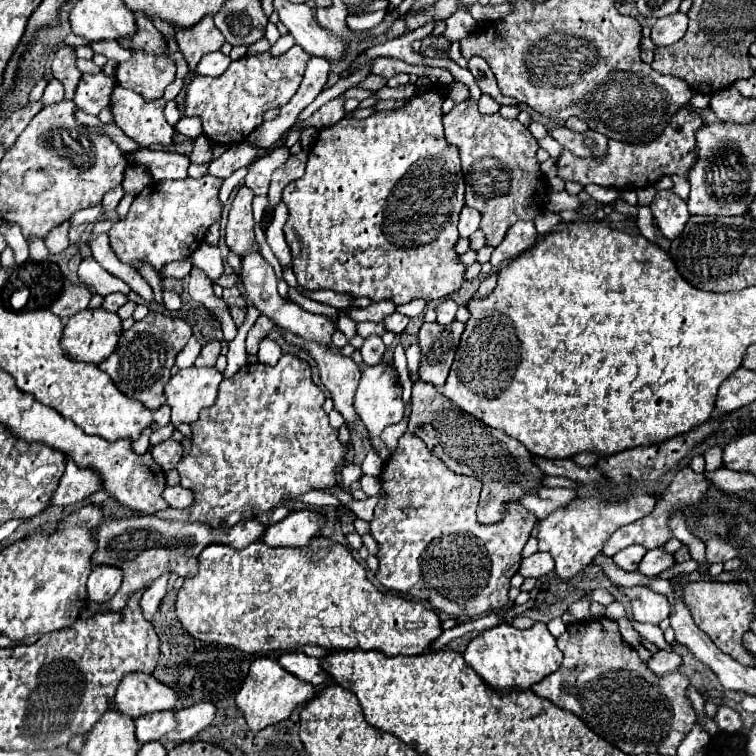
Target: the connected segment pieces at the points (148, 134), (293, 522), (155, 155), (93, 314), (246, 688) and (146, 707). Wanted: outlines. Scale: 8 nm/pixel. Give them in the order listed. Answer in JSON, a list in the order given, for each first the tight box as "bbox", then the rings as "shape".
[{"bbox":[110,85,174,147],"shape":[[[114,85],[110,93],[110,109],[114,123],[140,147],[150,147],[156,143],[170,145],[174,127],[164,119],[166,99],[144,101],[138,93]]]},{"bbox":[264,511,326,547],"shape":[[[292,511],[286,519],[282,519],[280,523],[268,525],[268,533],[264,533],[264,543],[270,547],[304,547],[310,543],[312,537],[316,537],[326,525],[326,517],[316,513],[316,511]]]},{"bbox":[124,149,190,181],"shape":[[[138,149],[124,153],[126,161],[132,165],[144,165],[154,181],[166,181],[166,179],[184,179],[186,169],[190,165],[186,155],[172,153],[172,151],[152,151],[152,149]]]},{"bbox":[62,309,122,363],"shape":[[[84,309],[66,321],[62,333],[62,349],[68,357],[102,363],[118,345],[122,319],[106,309]]]},{"bbox":[236,657,316,731],"shape":[[[258,657],[250,665],[250,673],[248,673],[242,689],[236,695],[236,705],[242,711],[250,731],[260,731],[268,725],[276,725],[276,723],[288,719],[294,707],[310,701],[314,695],[316,695],[316,689],[310,683],[300,681],[296,675],[284,671],[284,667],[278,663],[278,659]]]},{"bbox":[114,673,176,719],"shape":[[[128,673],[114,695],[114,705],[124,715],[136,719],[144,713],[176,709],[176,693],[146,673]]]}]

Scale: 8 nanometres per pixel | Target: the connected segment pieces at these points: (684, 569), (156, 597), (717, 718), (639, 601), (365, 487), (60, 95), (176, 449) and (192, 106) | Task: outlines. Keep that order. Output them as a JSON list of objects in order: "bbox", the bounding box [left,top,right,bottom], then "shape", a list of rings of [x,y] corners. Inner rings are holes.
[{"bbox":[657,559,699,580],"shape":[[[690,559],[688,561],[678,563],[678,565],[675,565],[674,567],[665,570],[657,577],[669,580],[670,577],[673,577],[674,575],[679,575],[682,573],[691,573],[692,571],[696,570],[699,570],[698,564],[694,560]]]},{"bbox":[140,573,170,621],"shape":[[[164,573],[164,577],[158,577],[158,579],[144,591],[144,595],[142,595],[142,599],[140,599],[140,607],[142,607],[144,617],[146,617],[148,621],[152,619],[152,615],[156,613],[160,601],[162,601],[164,595],[166,595],[168,577],[170,577],[170,573]]]},{"bbox":[714,705,742,733],"shape":[[[718,705],[718,711],[714,715],[714,723],[726,733],[736,733],[742,727],[740,715],[734,709],[730,709],[728,705]]]},{"bbox":[626,587,670,625],"shape":[[[632,587],[626,593],[632,599],[632,615],[636,621],[660,625],[660,621],[668,619],[670,601],[666,595],[654,593],[650,587]]]},{"bbox":[359,475,380,497],"shape":[[[363,475],[361,479],[359,480],[361,489],[368,497],[372,497],[374,495],[377,495],[379,489],[380,489],[380,483],[379,480],[373,479],[371,476]]]},{"bbox":[42,79,64,107],"shape":[[[56,79],[49,80],[42,95],[43,107],[58,103],[64,99],[63,85]]]},{"bbox":[152,439,184,471],"shape":[[[174,439],[162,441],[162,443],[158,443],[158,445],[152,447],[152,457],[154,457],[154,461],[156,461],[164,471],[174,469],[176,463],[180,461],[182,453],[184,453],[182,445],[180,445],[178,441],[174,441]]]},{"bbox":[186,45,308,145],"shape":[[[294,45],[280,57],[272,57],[268,51],[260,55],[244,55],[238,61],[232,61],[226,73],[220,77],[194,75],[186,85],[186,115],[200,117],[204,125],[204,135],[218,145],[236,145],[242,143],[258,125],[260,117],[272,109],[282,107],[296,93],[308,53]]]}]

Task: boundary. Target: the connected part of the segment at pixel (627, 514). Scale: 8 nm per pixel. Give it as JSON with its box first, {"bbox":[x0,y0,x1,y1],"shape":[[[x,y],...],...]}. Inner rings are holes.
{"bbox":[540,495,656,577],"shape":[[[634,495],[630,499],[618,501],[618,503],[600,503],[596,499],[576,499],[576,503],[558,509],[544,521],[540,521],[540,551],[548,551],[556,561],[556,575],[558,577],[574,577],[580,573],[586,565],[592,563],[592,559],[602,551],[604,543],[610,539],[610,535],[622,527],[628,525],[644,515],[648,515],[656,505],[654,495]]]}

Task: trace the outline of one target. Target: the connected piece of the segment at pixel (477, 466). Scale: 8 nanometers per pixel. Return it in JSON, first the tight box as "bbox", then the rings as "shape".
{"bbox":[408,381,544,525],"shape":[[[416,381],[412,389],[412,415],[408,419],[408,431],[420,437],[426,447],[448,465],[450,471],[482,481],[478,503],[478,521],[482,525],[500,523],[510,503],[520,503],[524,495],[544,487],[544,471],[534,463],[534,455],[520,445],[520,441],[504,431],[476,421],[476,417],[468,413],[460,413],[460,409],[456,409],[438,387],[424,381]]]}

